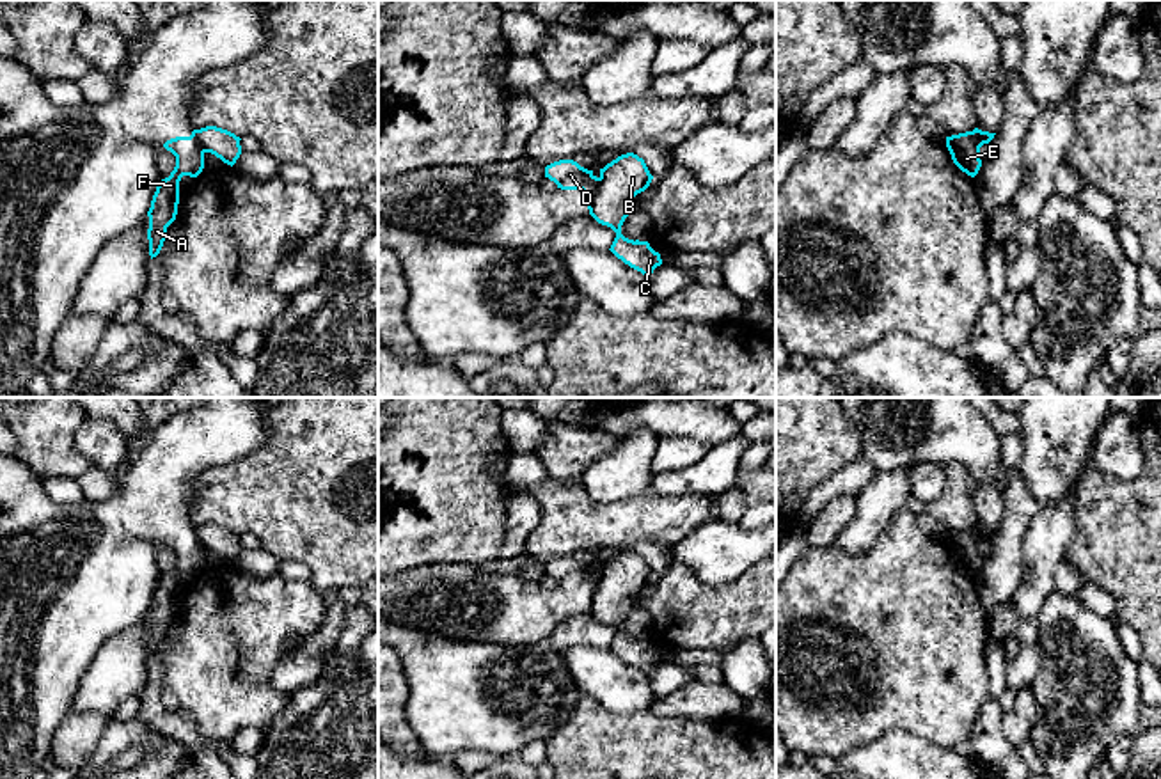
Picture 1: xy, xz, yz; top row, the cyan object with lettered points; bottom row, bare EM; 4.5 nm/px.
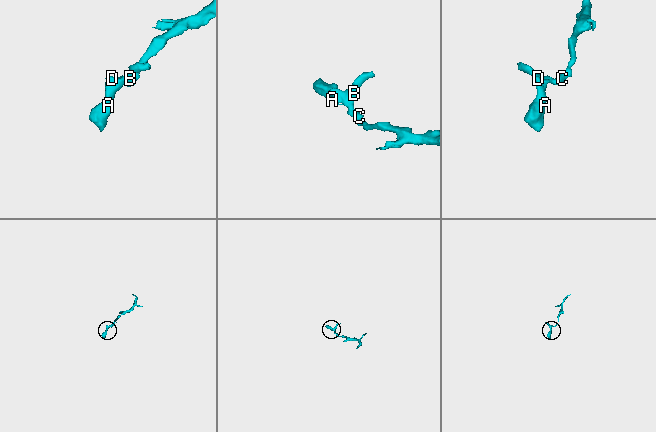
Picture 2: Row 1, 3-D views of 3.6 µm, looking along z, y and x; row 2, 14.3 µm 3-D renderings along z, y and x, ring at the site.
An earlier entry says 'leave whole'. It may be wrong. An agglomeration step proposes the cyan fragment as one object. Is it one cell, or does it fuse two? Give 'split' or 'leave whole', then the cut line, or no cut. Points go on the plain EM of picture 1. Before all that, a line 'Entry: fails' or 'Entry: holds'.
Entry: fails
split; cut in xz along (599, 575), (590, 611)

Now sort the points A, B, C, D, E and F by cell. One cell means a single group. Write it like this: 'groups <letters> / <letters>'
groups A D E F / B C

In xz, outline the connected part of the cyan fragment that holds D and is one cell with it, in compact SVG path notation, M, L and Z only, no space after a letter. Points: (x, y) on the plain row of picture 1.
M559 557L545 564L545 575L554 578L561 587L582 587L588 594L588 607L591 612L593 596L598 587L598 575L593 568L580 564L573 557Z

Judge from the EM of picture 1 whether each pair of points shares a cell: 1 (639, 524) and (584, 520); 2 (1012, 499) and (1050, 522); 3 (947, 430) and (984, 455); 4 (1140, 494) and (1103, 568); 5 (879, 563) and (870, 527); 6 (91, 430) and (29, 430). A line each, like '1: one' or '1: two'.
1: one
2: two
3: one
4: one
5: two
6: two

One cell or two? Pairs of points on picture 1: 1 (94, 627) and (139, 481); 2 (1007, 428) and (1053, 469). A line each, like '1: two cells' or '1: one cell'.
1: one cell
2: two cells

